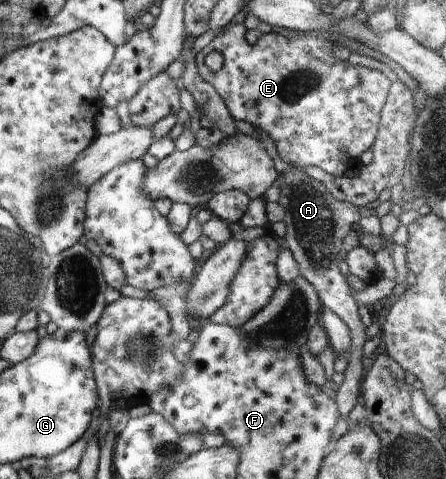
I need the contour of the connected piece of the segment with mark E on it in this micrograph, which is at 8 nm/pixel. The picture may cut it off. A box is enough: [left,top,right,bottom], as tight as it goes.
[196,23,391,177]

